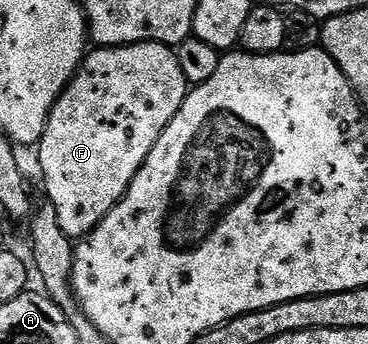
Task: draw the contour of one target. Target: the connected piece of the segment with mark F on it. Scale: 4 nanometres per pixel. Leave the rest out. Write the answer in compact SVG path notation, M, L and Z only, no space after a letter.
M146 42L124 46L97 46L86 55L85 59L81 61L80 68L74 74L73 81L61 91L61 96L53 103L53 109L47 118L47 126L41 135L40 145L36 149L36 152L38 151L37 160L41 163L41 172L45 175L45 192L49 195L46 197L48 203L55 206L55 214L59 214L59 226L63 226L63 234L67 234L71 238L84 238L101 225L105 215L125 197L125 192L131 186L135 174L139 174L139 170L145 165L147 154L151 154L155 142L159 142L163 130L167 130L171 118L175 118L175 114L179 114L185 97L189 95L190 91L191 85L179 67L176 51L170 45Z

